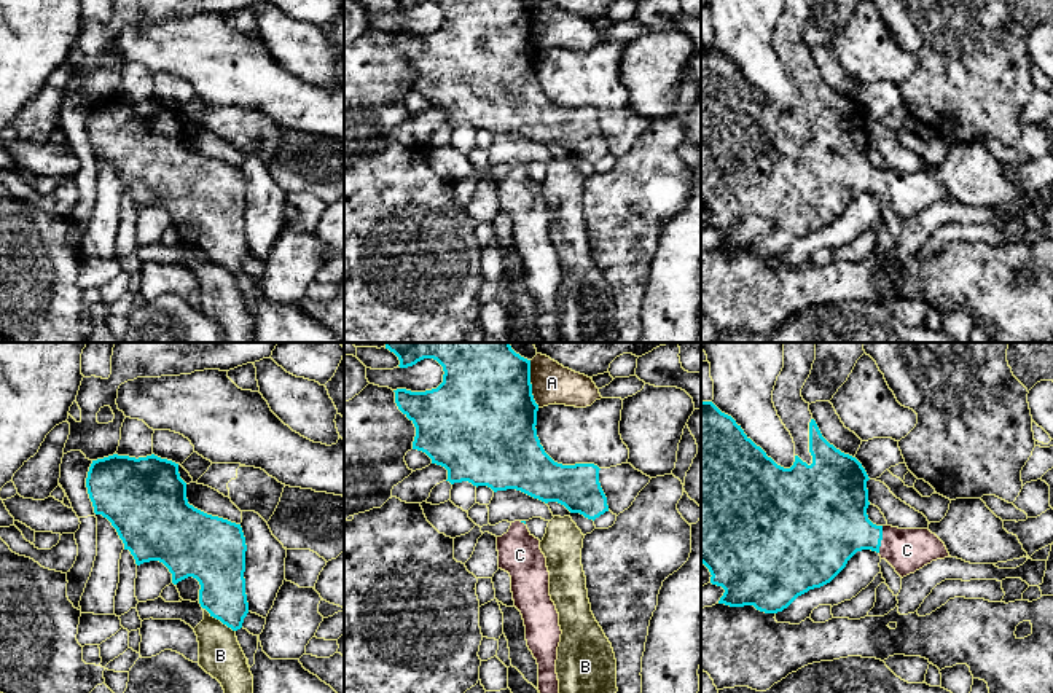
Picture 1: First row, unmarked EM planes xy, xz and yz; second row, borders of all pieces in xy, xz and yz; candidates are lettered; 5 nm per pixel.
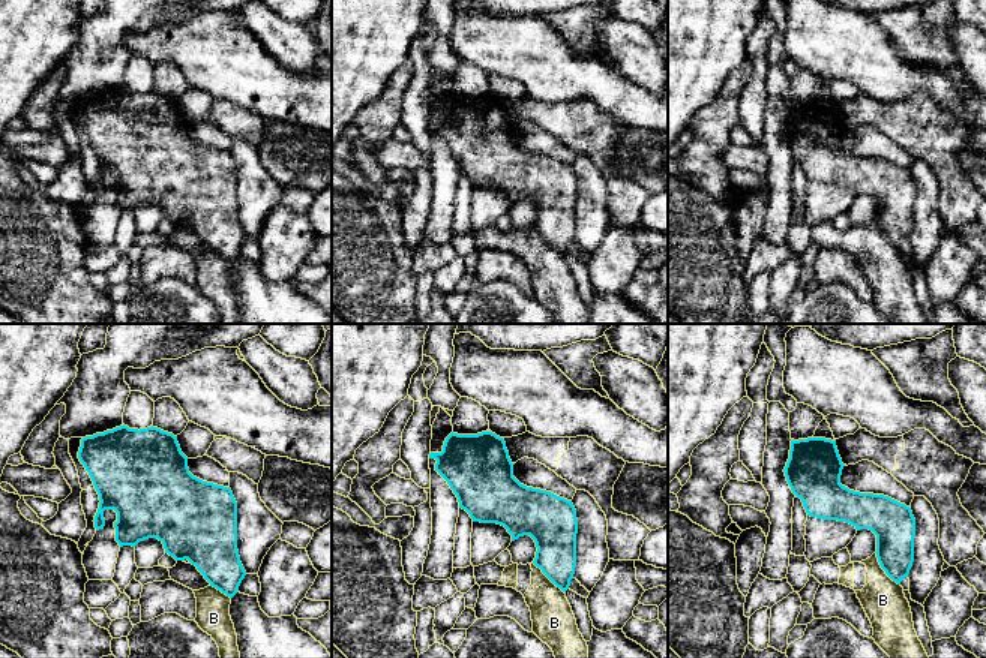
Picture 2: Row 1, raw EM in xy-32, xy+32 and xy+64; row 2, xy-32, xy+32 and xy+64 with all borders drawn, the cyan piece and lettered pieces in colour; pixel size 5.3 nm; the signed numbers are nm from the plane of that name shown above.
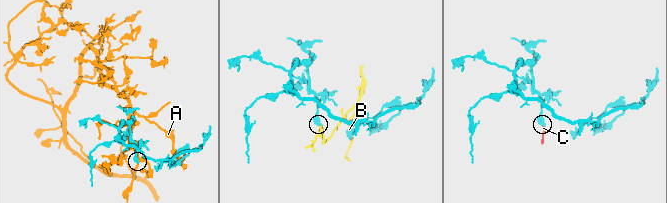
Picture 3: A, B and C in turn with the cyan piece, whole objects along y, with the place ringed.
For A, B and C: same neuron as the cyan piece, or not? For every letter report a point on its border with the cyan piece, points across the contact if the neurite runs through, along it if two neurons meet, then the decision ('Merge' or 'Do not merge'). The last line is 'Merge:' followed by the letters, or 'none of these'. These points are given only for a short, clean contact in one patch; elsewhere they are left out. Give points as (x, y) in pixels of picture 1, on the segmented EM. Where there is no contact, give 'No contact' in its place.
A: Touches cyan at xz (531, 384). Do not merge
B: Touches cyan at xy (219, 618). Boundary: xy (203, 607), (234, 631). Do not merge
C: Touches cyan at yz (881, 539). Path across: yz (833, 526), (881, 539), (907, 550). Merge
Merge: C

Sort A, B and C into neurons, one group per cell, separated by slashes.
A / B / C

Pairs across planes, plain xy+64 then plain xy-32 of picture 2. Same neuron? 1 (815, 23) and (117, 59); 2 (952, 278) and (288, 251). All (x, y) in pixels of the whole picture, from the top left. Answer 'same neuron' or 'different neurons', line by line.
1: different neurons
2: same neuron

